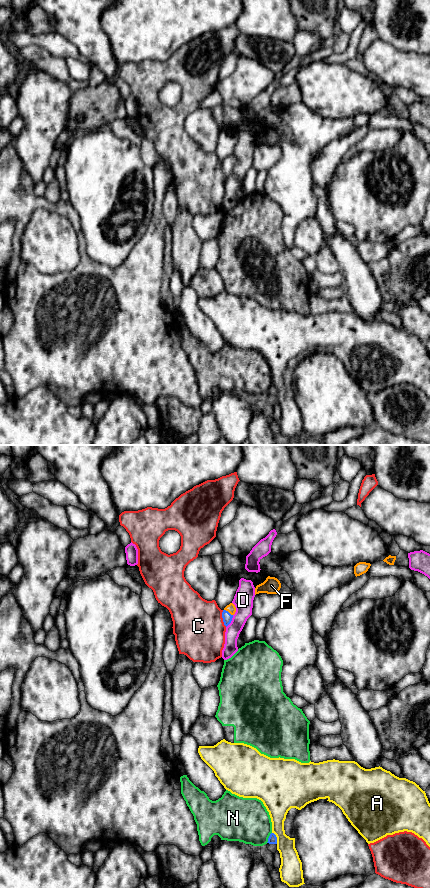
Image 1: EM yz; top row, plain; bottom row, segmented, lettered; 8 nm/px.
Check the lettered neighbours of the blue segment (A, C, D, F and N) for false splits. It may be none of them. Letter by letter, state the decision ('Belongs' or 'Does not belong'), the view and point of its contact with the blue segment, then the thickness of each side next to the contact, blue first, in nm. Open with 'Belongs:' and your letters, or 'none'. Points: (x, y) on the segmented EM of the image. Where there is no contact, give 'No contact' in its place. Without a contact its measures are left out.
Belongs: F
A: Does not belong. Touches blue at yz (276, 838). Thickness 70 nm (blue) against 170 nm
C: Does not belong. Touches blue at yz (222, 617). Thickness 80 nm (blue) against 400 nm
D: Does not belong. Touches blue at yz (230, 621). Thickness 80 nm (blue) against 160 nm
F: Belongs. Touches blue at yz (227, 611). Thickness 80 nm (blue) against 70 nm
N: Does not belong. Touches blue at yz (269, 837). Thickness 70 nm (blue) against 360 nm

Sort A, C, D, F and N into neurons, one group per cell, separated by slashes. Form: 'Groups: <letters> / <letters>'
Groups: A / C / D / F / N

